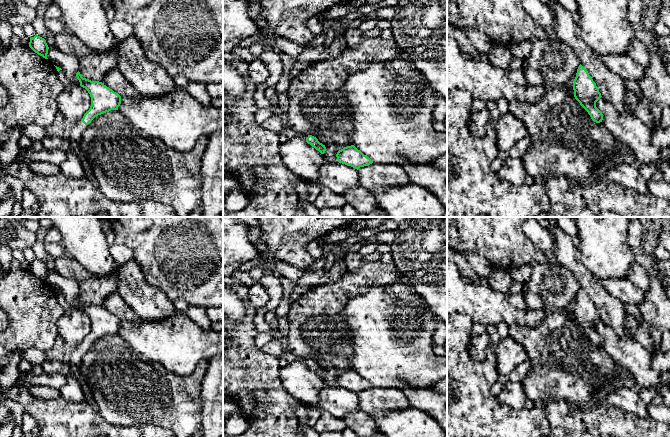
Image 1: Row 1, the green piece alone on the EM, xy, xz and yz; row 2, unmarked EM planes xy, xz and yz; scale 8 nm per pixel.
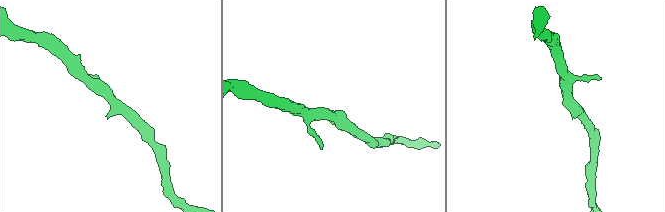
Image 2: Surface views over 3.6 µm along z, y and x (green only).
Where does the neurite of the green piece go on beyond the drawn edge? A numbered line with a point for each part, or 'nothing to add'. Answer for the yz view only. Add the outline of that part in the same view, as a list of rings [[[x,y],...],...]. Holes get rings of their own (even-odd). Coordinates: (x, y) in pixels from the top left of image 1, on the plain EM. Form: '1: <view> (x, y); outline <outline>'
nothing to add

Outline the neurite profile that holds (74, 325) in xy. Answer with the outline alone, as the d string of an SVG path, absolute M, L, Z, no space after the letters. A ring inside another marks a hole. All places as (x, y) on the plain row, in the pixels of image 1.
M62 294L58 296L59 303L64 309L63 315L57 322L58 334L62 337L68 350L81 344L91 330L91 321L88 315L73 308Z

